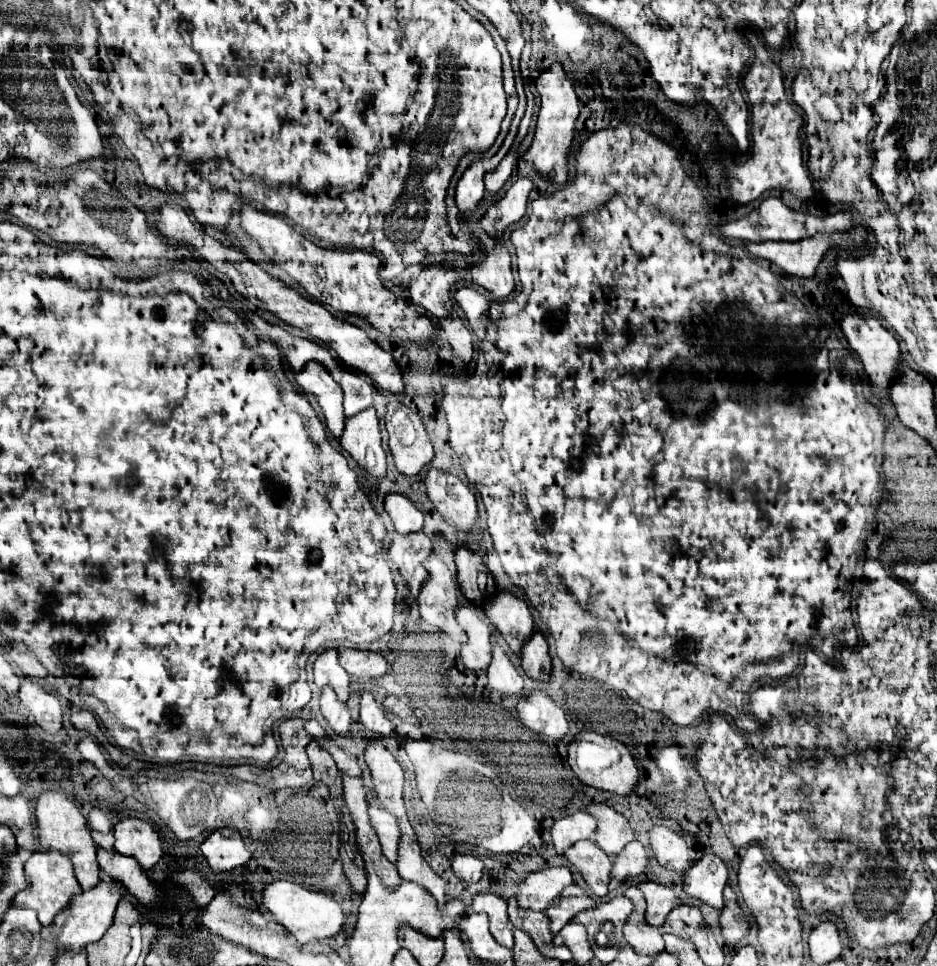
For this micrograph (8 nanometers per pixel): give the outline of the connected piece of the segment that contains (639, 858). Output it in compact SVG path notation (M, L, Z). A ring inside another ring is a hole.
M634 840L626 844L626 848L618 856L614 856L614 868L610 870L610 878L618 886L618 882L626 882L628 878L642 874L646 870L646 864L648 864L646 850L638 840Z

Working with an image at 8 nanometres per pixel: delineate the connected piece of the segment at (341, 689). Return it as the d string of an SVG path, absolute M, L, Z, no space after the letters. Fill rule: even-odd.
M326 650L314 662L314 684L318 688L330 686L334 688L340 702L346 702L350 696L350 676L338 664L336 650Z

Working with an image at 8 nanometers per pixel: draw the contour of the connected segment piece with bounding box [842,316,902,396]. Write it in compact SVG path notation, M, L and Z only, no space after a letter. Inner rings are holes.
M848 316L842 320L842 330L848 338L850 348L860 356L864 364L864 374L868 382L874 386L874 394L886 396L886 388L890 388L890 380L894 380L894 368L898 368L900 360L900 346L898 340L874 318L860 318L860 316Z

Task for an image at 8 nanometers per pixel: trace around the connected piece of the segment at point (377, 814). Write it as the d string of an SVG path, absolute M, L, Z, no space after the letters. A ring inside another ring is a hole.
M370 806L368 816L370 816L370 824L374 826L374 830L380 838L382 854L390 862L396 862L396 858L398 858L398 840L400 840L400 828L396 824L396 818L392 814L388 814L386 810L382 810L380 806Z

